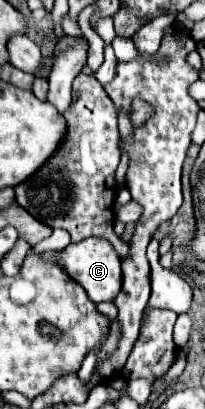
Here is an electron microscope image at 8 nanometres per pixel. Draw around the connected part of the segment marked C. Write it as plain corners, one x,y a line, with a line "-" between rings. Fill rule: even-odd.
88,237
80,243
70,243
62,251
46,251
42,253
42,259
56,263
72,281
84,287
86,295
94,303
112,301
116,297
116,291
120,291
120,257
106,239

